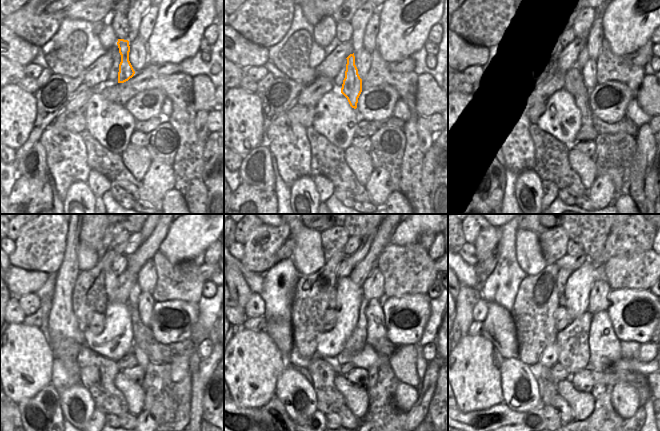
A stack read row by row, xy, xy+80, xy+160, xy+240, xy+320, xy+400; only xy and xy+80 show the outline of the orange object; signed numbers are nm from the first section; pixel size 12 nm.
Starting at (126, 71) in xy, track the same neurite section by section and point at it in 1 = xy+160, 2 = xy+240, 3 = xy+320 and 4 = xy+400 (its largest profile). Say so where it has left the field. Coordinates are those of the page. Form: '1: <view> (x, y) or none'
1: xy+160 (581, 94)
2: xy+240 (140, 330)
3: xy+320 (372, 371)
4: xy+400 (598, 389)

